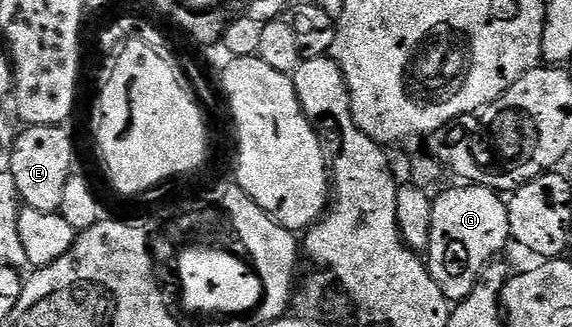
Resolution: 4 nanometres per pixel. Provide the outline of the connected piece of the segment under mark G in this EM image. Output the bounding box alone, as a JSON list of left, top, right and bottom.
[427,184,510,304]

